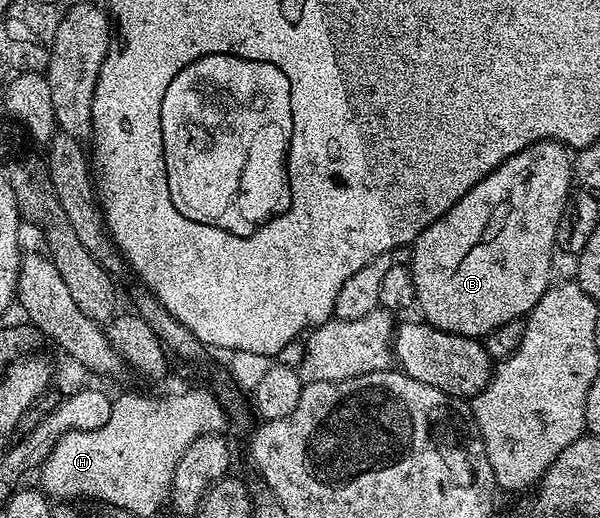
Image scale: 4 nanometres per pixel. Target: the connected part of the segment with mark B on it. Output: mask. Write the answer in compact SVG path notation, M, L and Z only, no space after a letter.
M539 141L490 171L446 215L428 225L413 244L414 261L410 266L416 288L415 304L424 312L423 320L447 333L484 339L504 323L527 318L554 281L552 253L557 252L558 219L562 219L571 185L574 165L569 150L559 141Z

